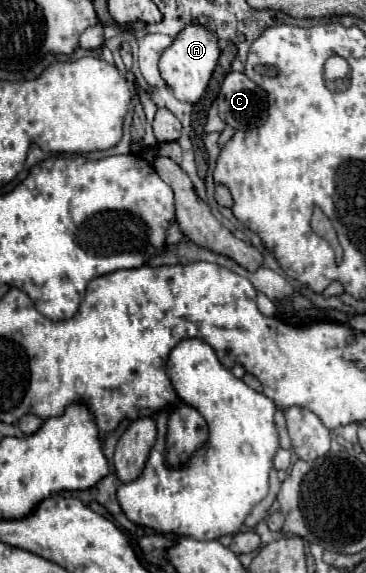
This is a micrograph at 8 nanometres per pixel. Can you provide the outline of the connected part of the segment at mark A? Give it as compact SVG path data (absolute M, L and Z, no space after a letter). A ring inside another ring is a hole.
M189 22L175 36L175 40L171 42L171 46L167 46L161 52L159 72L161 72L163 80L167 82L167 86L175 92L175 96L181 102L195 104L205 94L205 88L207 88L209 80L211 80L211 74L213 74L213 70L217 66L219 56L221 56L221 48L219 48L217 34L211 28L203 26L201 22Z

